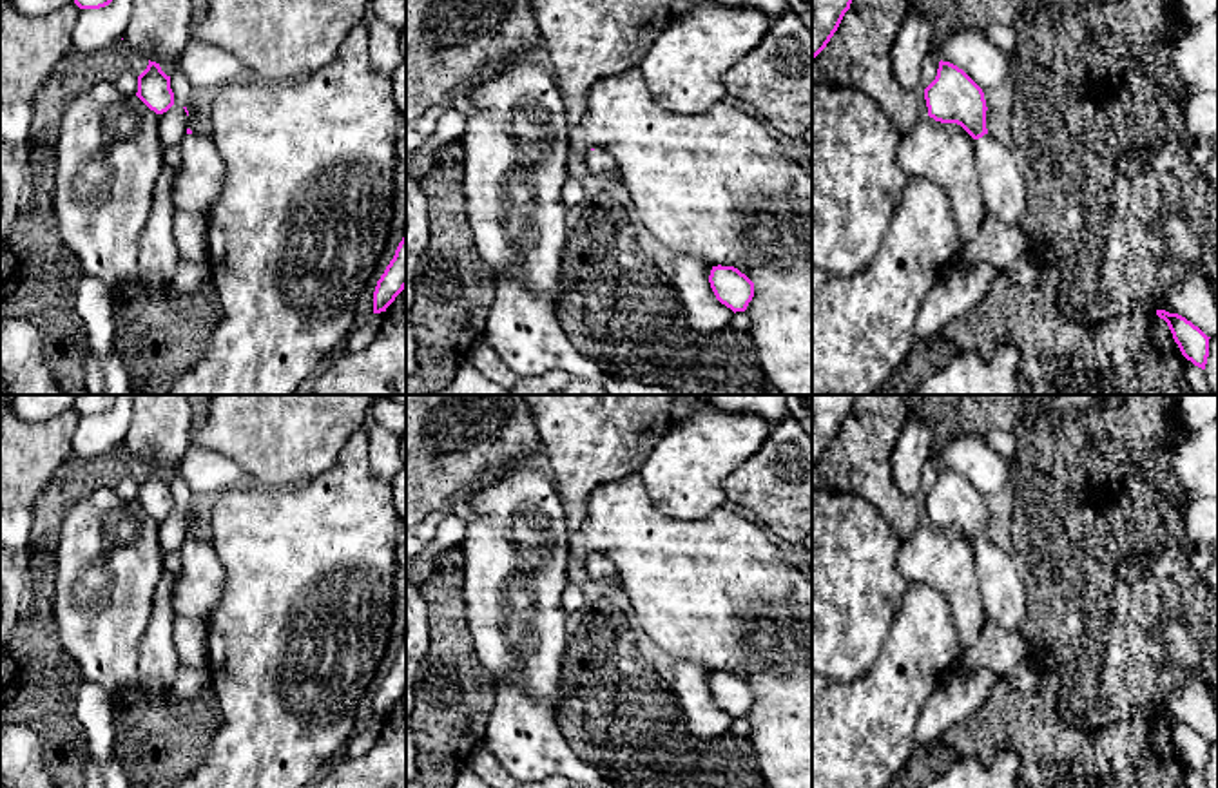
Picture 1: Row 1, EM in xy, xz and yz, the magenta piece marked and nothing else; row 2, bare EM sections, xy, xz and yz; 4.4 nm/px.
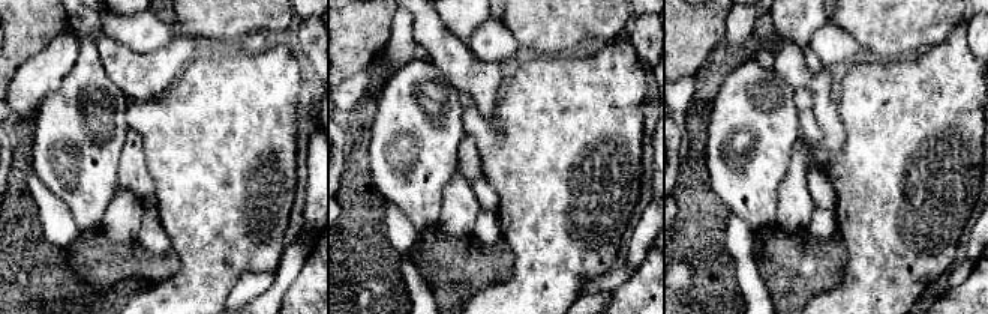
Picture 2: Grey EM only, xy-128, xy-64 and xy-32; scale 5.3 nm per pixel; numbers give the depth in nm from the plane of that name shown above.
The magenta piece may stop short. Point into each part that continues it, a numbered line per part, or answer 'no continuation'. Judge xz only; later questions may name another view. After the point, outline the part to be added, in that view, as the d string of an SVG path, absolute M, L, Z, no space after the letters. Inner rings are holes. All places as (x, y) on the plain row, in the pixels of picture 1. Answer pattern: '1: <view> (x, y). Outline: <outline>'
no continuation

